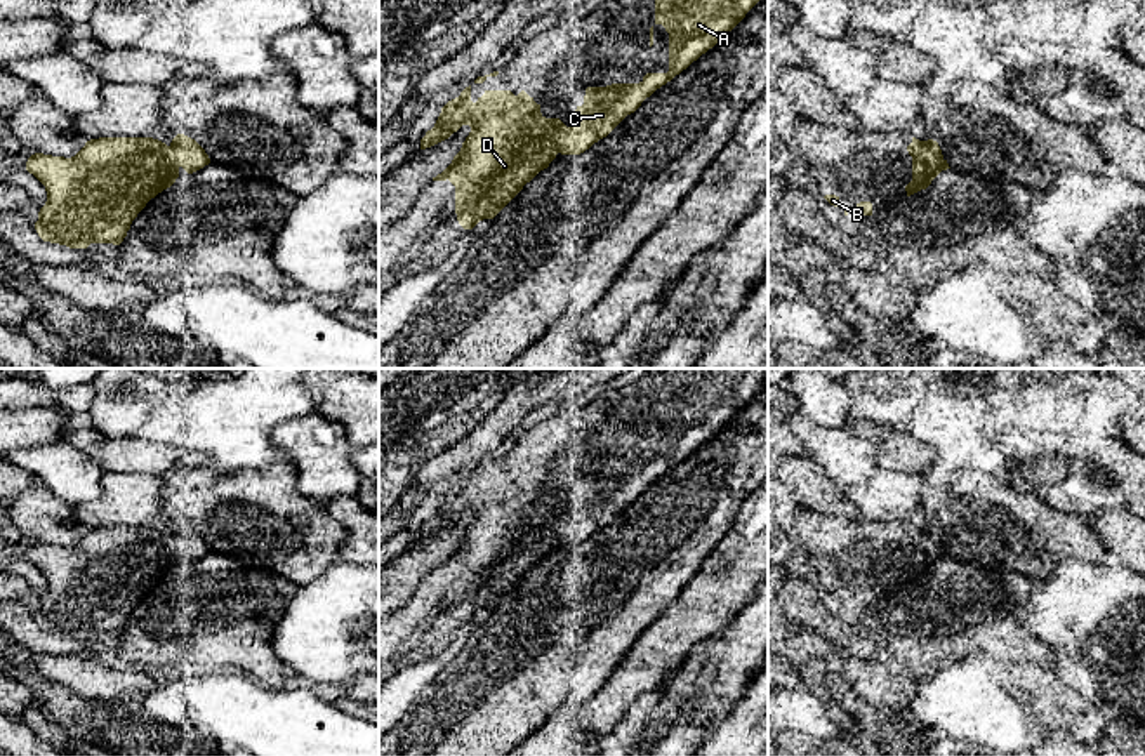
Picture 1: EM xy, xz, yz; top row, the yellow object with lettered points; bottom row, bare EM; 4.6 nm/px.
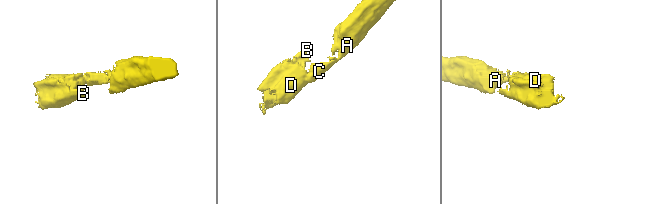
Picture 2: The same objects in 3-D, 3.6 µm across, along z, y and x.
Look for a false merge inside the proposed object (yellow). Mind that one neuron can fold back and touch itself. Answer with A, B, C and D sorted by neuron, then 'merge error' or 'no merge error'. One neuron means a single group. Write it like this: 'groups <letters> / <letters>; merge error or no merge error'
groups A B C D; no merge error

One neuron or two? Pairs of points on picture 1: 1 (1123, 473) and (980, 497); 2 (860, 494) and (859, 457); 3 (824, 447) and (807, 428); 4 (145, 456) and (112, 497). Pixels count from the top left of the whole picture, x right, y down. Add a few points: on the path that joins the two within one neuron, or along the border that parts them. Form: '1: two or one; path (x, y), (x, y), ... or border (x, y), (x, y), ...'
1: two; border (989, 473), (999, 480)
2: two; border (878, 466), (848, 490)
3: one; path (819, 442), (810, 433)
4: two; border (112, 470), (152, 473), (155, 477)

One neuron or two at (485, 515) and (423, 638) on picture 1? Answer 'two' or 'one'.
one

